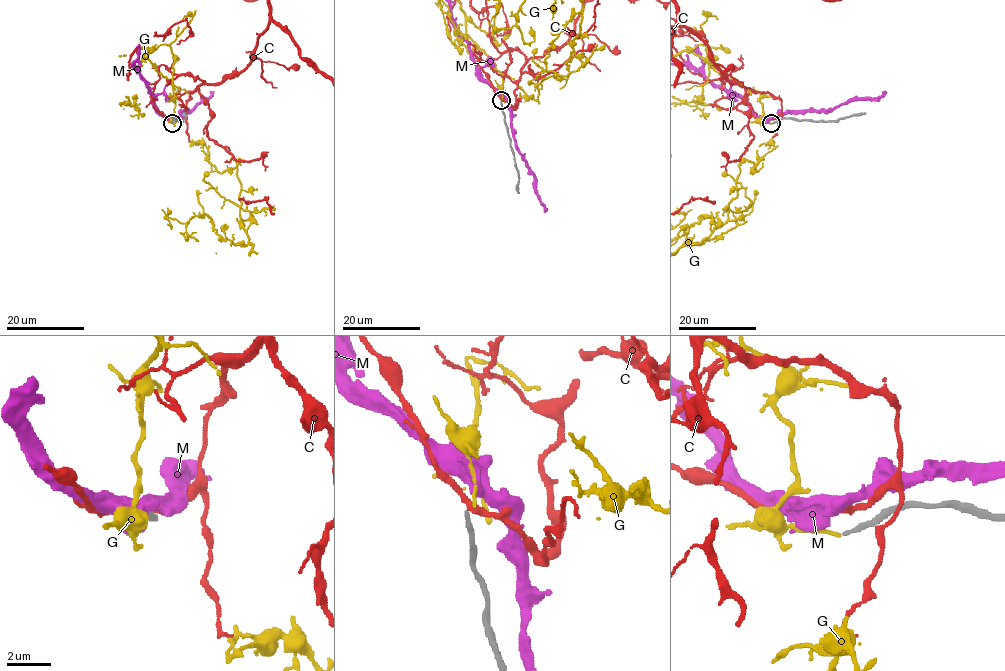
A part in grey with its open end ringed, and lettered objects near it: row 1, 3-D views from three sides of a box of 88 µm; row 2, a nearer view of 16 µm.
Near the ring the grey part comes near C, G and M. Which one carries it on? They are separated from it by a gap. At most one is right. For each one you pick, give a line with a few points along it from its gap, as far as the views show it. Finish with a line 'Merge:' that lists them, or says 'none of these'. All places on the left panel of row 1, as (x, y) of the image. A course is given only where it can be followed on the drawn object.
Merge: none of these

